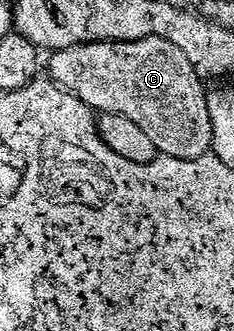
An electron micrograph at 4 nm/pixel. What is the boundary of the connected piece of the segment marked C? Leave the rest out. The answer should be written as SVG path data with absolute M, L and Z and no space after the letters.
M144 38L134 42L88 42L56 51L49 62L48 77L71 92L98 115L118 114L145 133L145 138L166 158L195 160L204 158L213 149L213 129L209 111L209 95L203 79L191 68L191 60L162 38Z

